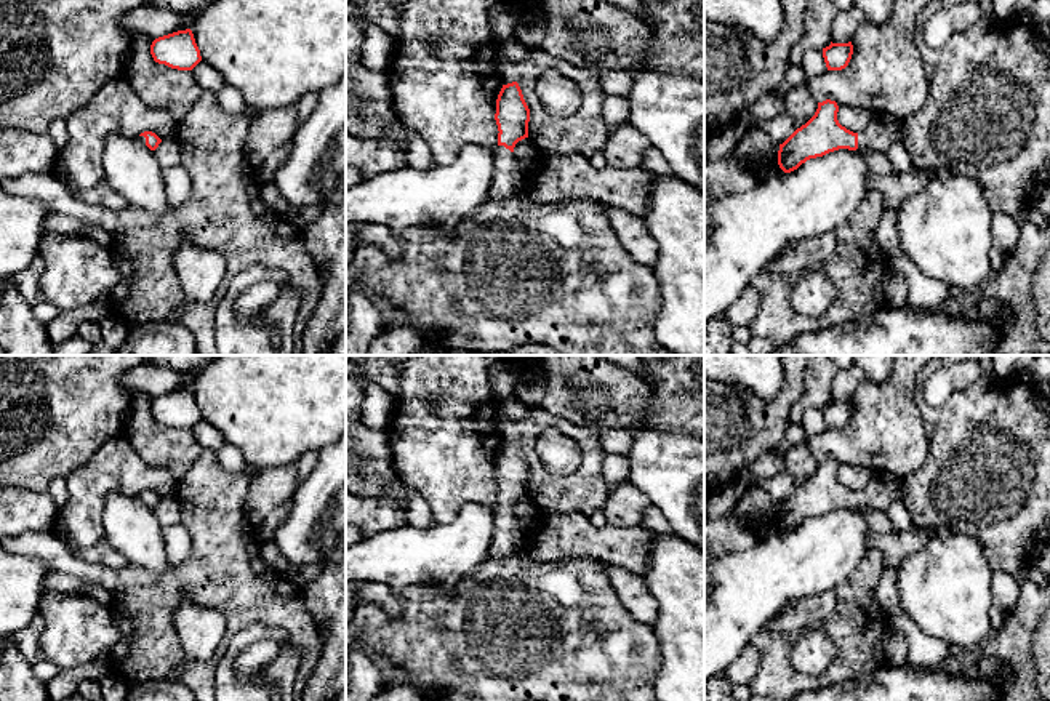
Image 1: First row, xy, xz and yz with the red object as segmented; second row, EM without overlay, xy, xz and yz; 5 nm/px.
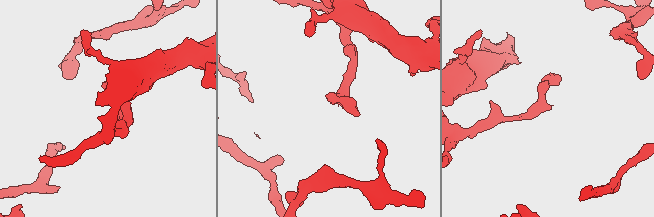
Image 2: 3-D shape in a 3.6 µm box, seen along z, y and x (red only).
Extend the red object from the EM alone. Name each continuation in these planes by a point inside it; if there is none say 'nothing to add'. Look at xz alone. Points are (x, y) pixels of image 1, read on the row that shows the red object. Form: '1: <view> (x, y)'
1: xz (508, 181)

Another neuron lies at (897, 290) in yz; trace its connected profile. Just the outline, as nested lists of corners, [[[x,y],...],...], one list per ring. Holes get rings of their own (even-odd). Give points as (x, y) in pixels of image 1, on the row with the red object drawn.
[[[888,270],[885,282],[885,306],[888,307],[903,307],[909,302],[909,285],[906,277],[901,274]]]

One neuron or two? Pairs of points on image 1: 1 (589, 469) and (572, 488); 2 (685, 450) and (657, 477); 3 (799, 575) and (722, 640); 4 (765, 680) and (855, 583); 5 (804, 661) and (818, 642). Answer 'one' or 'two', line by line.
1: one
2: one
3: one
4: one
5: one

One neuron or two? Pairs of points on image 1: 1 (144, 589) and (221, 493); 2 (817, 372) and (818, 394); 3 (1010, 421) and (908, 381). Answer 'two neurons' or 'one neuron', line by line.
1: one neuron
2: one neuron
3: two neurons

